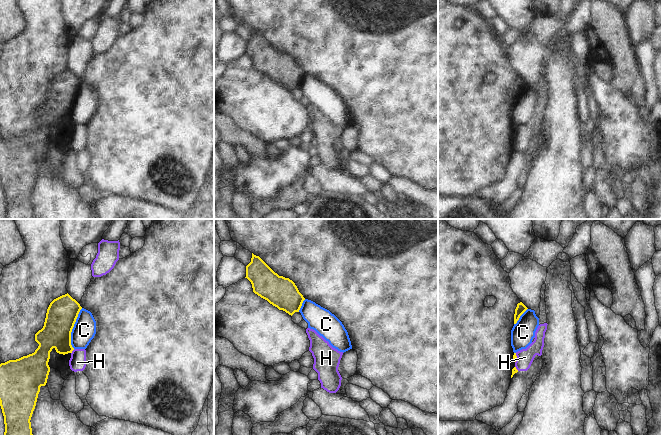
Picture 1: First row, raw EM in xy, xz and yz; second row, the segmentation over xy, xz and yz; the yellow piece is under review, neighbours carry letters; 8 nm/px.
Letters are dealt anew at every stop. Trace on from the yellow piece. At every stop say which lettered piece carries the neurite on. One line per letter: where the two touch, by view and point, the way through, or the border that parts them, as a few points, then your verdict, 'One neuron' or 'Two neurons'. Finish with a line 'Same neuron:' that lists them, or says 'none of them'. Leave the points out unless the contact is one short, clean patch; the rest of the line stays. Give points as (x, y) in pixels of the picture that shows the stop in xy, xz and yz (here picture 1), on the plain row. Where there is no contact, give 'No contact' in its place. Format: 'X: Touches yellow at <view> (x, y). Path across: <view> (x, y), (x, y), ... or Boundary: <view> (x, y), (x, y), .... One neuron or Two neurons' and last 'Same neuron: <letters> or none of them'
C: Touches yellow at xy (72, 104). Boundary: xy (82, 84), (71, 108), (71, 122), (73, 124). Two neurons
H: Touches yellow at xy (72, 126). Boundary: xy (74, 125), (71, 129). Two neurons
Same neuron: none of them

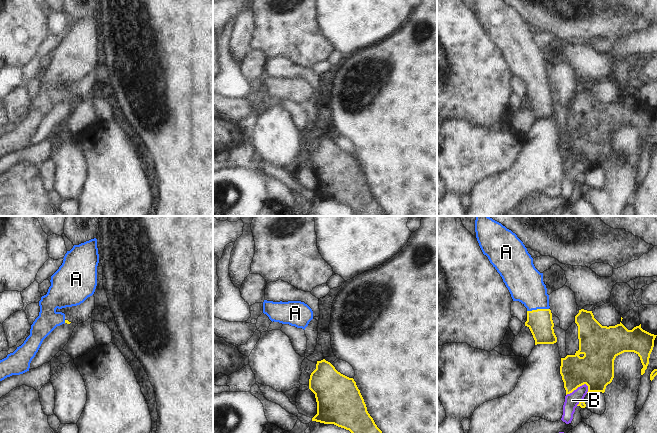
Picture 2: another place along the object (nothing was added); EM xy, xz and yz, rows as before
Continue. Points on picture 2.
A: Touches yellow at yz (537, 85). Path across: yz (540, 99), (537, 85), (537, 77), (525, 59). One neuron
B: Touches yellow at yz (577, 163). Two neurons
Same neuron: A

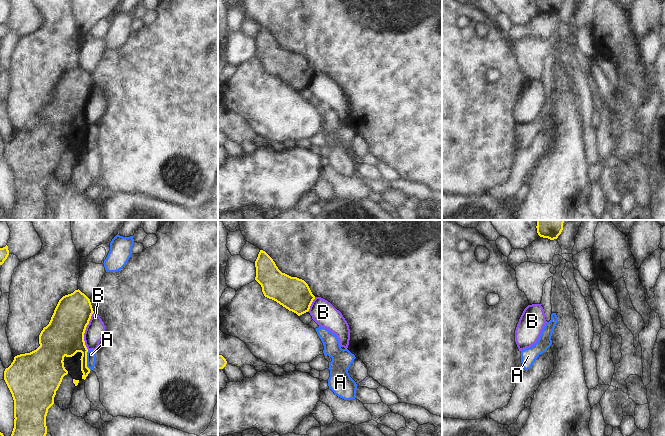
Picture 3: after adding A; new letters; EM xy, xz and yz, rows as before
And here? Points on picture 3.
A: Touches yellow at xy (86, 136). Boundary: xy (87, 126), (87, 142), (90, 145). Two neurons
B: Touches yellow at xy (84, 107). Boundary: xy (93, 88), (84, 109), (84, 120), (87, 125). Two neurons
Same neuron: none of them

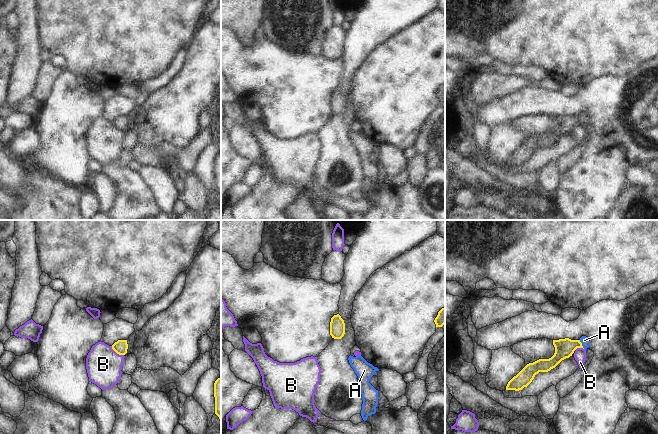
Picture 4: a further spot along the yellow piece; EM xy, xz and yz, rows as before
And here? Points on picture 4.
A: Touches yellow at yz (581, 120). Path across: yz (564, 124), (574, 120), (581, 120), (584, 116). One neuron
B: Touches yellow at xy (117, 129). Two neurons
Same neuron: A

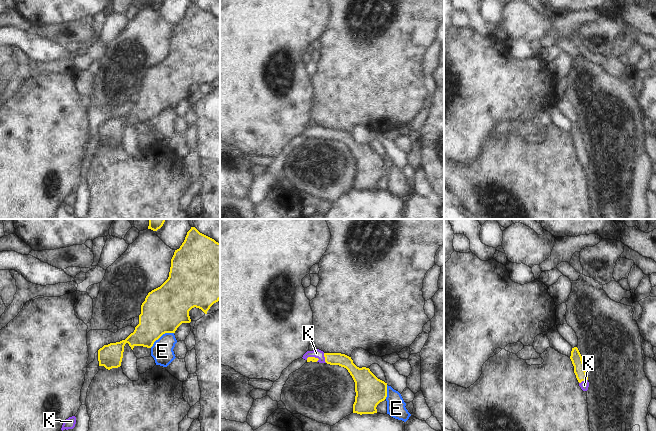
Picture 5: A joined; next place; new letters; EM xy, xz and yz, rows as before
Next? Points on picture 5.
E: Touches yellow at xy (161, 111). Two neurons
K: Touches yellow at xz (325, 134). Path across: xz (342, 136), (325, 134), (316, 129). One neuron
Same neuron: K

